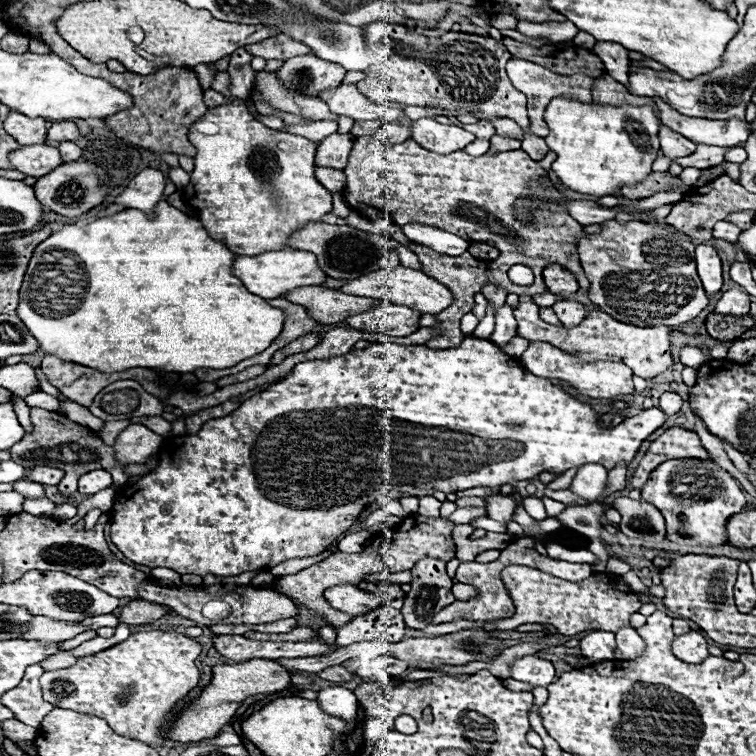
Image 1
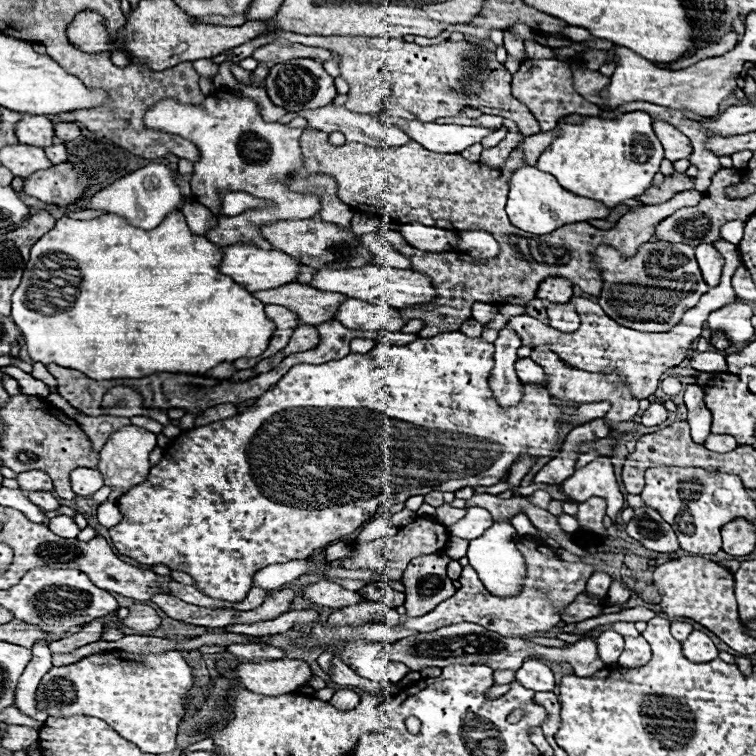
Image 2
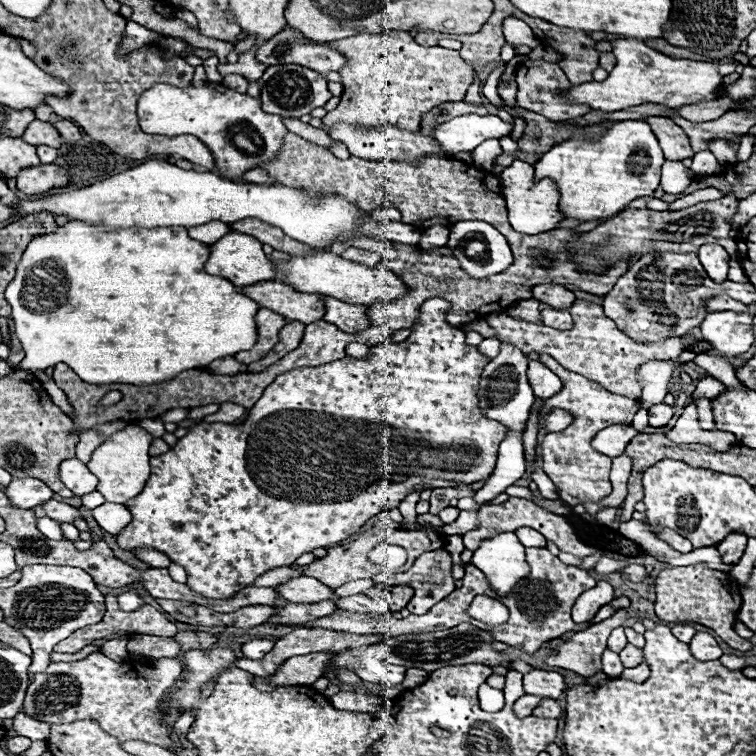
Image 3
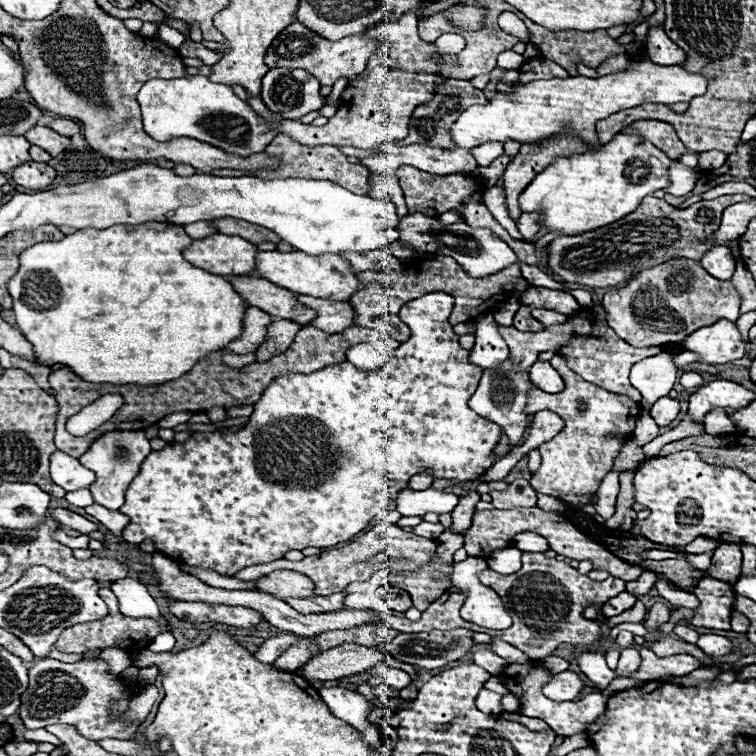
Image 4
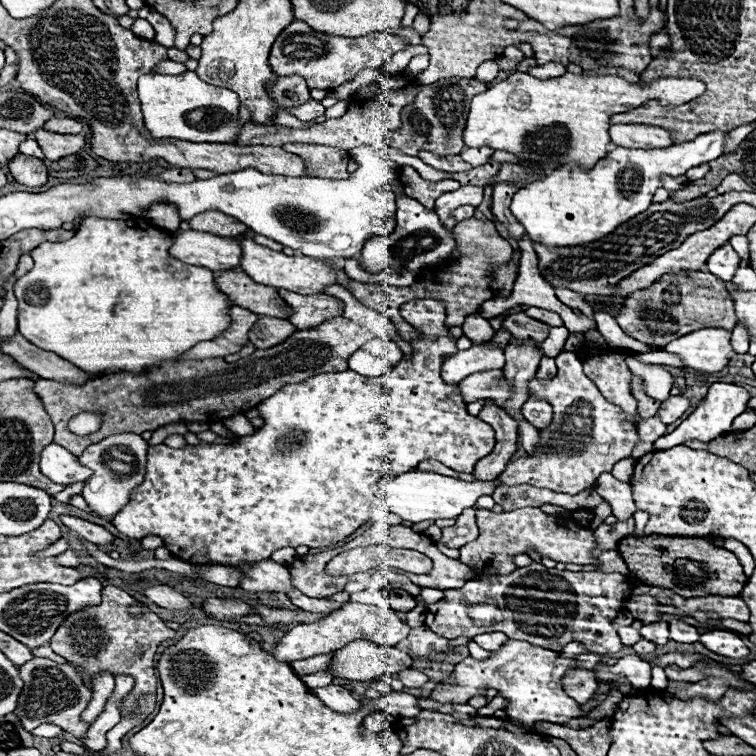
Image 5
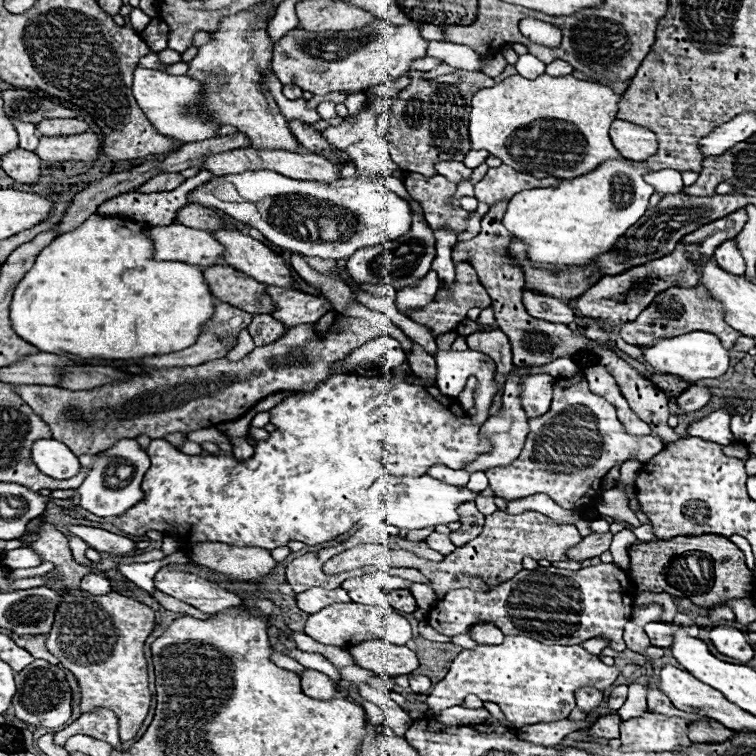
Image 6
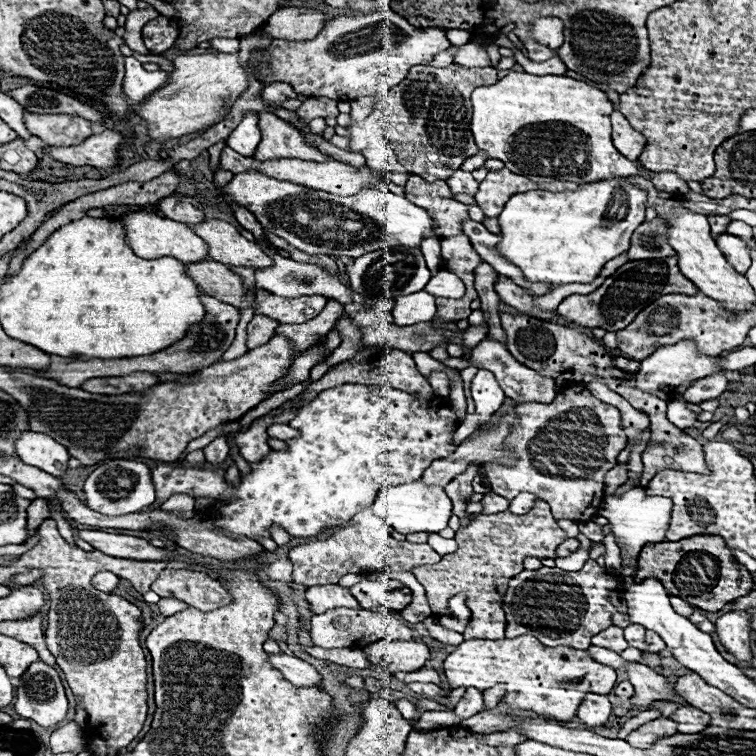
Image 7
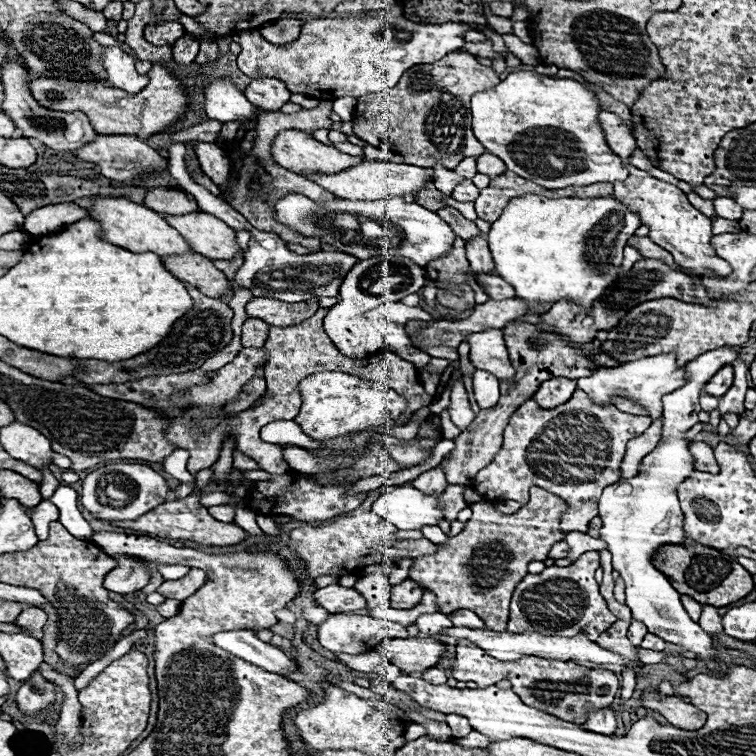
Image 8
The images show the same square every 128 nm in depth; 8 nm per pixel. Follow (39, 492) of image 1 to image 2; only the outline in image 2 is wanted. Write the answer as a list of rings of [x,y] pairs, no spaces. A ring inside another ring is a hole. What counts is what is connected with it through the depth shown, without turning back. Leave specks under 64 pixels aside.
[[[28,494],[28,498],[42,510],[58,510],[60,508],[60,502],[52,494]]]

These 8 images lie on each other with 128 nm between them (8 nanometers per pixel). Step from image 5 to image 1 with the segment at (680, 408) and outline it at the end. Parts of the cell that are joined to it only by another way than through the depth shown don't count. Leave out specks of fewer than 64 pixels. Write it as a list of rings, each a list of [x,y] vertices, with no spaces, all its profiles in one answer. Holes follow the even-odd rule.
[[[464,336],[458,348],[432,350],[424,344],[398,346],[394,342],[380,342],[380,344],[370,344],[366,350],[352,350],[346,356],[338,356],[330,360],[308,360],[296,364],[294,370],[282,382],[272,384],[268,390],[262,392],[262,396],[252,396],[238,410],[234,410],[224,418],[208,420],[198,434],[166,438],[158,452],[160,454],[158,466],[150,474],[142,476],[130,488],[122,486],[122,490],[118,490],[112,506],[114,522],[110,522],[110,540],[128,560],[150,568],[164,566],[176,570],[178,574],[200,574],[200,576],[206,574],[238,576],[242,572],[270,570],[286,560],[308,558],[324,552],[330,544],[334,544],[340,538],[340,534],[344,534],[352,524],[358,522],[358,516],[372,502],[376,502],[376,496],[382,492],[390,494],[390,498],[406,498],[406,496],[432,496],[436,490],[450,494],[474,486],[494,488],[504,484],[516,484],[520,480],[532,480],[546,470],[562,474],[568,468],[582,466],[586,462],[602,462],[608,470],[612,470],[614,464],[624,458],[628,458],[624,462],[630,464],[630,458],[634,458],[634,454],[638,452],[636,446],[642,440],[646,440],[656,428],[660,428],[668,418],[660,408],[648,408],[614,428],[598,426],[600,416],[588,404],[574,400],[568,392],[564,392],[560,386],[554,386],[550,380],[530,374],[526,368],[520,366],[516,358],[500,352],[490,340],[474,338],[474,336]],[[256,442],[258,442],[258,468],[252,460],[252,450],[256,448]]]

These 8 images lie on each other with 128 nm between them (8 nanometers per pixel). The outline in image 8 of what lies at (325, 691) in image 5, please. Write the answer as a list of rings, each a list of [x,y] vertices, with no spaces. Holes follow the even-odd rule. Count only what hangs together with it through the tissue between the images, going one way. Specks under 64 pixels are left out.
[[[252,630],[218,632],[212,636],[212,644],[216,644],[218,648],[222,648],[246,662],[252,662],[268,672],[286,676],[292,672],[290,668],[296,668],[296,662],[290,656],[286,656],[280,648],[258,640]]]

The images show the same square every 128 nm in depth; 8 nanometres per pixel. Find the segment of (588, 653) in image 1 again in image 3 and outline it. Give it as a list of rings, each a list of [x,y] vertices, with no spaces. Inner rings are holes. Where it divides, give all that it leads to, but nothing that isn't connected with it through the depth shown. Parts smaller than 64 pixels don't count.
[[[622,626],[614,628],[612,634],[610,634],[610,638],[608,638],[608,650],[618,652],[618,650],[622,650],[622,646],[626,646],[626,644],[628,644],[628,640],[626,640],[624,628],[622,628]]]

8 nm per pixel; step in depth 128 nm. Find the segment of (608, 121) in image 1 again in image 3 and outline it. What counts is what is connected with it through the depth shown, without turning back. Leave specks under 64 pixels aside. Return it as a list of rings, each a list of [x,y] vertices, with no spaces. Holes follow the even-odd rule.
[[[622,120],[602,138],[570,138],[554,146],[536,162],[534,180],[554,180],[564,218],[592,222],[620,214],[636,198],[652,196],[658,188],[662,164],[664,154],[650,126],[646,126],[644,120]]]

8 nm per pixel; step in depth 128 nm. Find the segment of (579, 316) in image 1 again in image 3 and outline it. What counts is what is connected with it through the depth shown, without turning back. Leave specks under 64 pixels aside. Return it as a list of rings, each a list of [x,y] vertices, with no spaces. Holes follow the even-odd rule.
[[[544,308],[540,312],[542,316],[542,324],[550,326],[550,328],[558,328],[558,330],[570,330],[572,326],[572,316],[568,310],[550,310],[550,308]]]

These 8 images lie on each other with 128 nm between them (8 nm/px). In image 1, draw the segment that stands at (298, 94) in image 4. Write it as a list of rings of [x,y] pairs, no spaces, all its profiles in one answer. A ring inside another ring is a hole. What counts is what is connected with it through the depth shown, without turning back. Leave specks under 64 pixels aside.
[[[308,54],[308,56],[288,58],[276,74],[286,88],[294,88],[306,96],[318,98],[320,92],[338,88],[346,72],[342,72],[340,66],[334,66],[332,62]]]

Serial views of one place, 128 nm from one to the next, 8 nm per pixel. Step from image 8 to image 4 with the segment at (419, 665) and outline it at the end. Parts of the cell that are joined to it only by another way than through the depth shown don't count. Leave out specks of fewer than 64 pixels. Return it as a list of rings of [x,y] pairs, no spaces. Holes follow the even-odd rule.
[[[342,644],[338,648],[330,648],[314,658],[310,658],[302,672],[306,680],[338,680],[344,676],[354,676],[360,672],[370,670],[374,664],[386,662],[394,668],[400,668],[410,674],[413,681],[418,680],[418,675],[413,665],[396,660],[392,654],[384,654],[382,650],[368,648],[362,644]]]

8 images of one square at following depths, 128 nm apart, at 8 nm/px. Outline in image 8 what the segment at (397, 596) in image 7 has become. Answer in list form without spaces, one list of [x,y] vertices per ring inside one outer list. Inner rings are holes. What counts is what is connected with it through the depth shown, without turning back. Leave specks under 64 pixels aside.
[[[408,578],[402,584],[392,588],[390,606],[392,608],[402,608],[402,610],[412,608],[412,606],[416,606],[422,600],[422,594],[424,594],[424,588],[418,582],[414,582],[412,578]]]

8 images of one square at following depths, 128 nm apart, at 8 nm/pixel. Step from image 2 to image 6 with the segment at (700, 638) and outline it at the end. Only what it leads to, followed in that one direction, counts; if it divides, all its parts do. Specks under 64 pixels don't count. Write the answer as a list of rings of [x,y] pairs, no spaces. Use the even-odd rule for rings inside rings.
[[[716,626],[710,630],[710,640],[718,648],[718,652],[736,658],[740,662],[750,662],[754,656],[752,646],[748,644],[746,636],[732,626]]]

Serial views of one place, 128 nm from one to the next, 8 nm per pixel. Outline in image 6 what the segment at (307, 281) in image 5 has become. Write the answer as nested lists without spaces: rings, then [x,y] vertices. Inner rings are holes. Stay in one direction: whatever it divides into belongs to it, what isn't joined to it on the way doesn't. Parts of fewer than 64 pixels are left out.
[[[216,230],[212,232],[216,242],[224,246],[222,262],[248,274],[250,278],[280,288],[294,288],[294,278],[290,274],[288,262],[266,248],[262,242],[238,232],[238,230]]]

